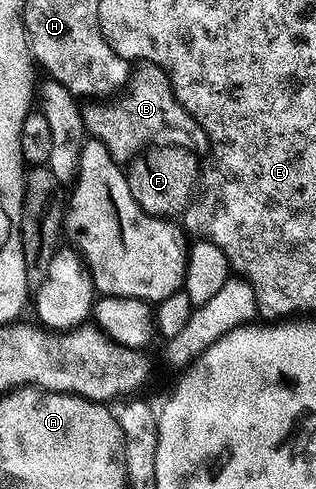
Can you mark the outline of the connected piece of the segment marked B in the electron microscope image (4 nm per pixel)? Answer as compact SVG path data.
M141 62L140 65L130 73L128 82L125 83L119 96L112 100L93 100L84 107L85 128L89 138L97 138L107 148L107 152L119 164L128 163L129 159L140 154L148 146L155 146L153 136L159 136L163 140L169 140L169 146L181 146L185 143L185 134L199 134L200 124L192 118L179 104L175 92L169 83L169 77L159 68L150 62Z

